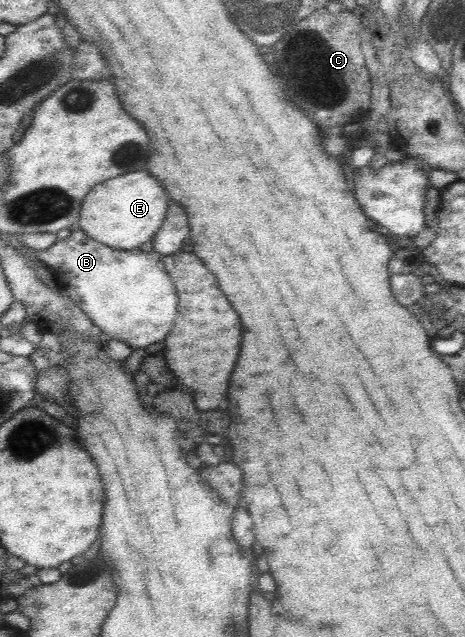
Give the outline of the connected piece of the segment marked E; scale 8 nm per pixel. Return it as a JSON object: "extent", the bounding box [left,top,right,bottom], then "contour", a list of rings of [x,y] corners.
{"extent":[78,170,171,250],"contour":[[[147,170],[129,172],[117,176],[101,186],[95,186],[82,202],[78,223],[80,229],[101,243],[117,250],[133,250],[141,244],[151,243],[151,238],[157,234],[169,206],[171,196],[163,188],[163,184],[153,178]]]}

